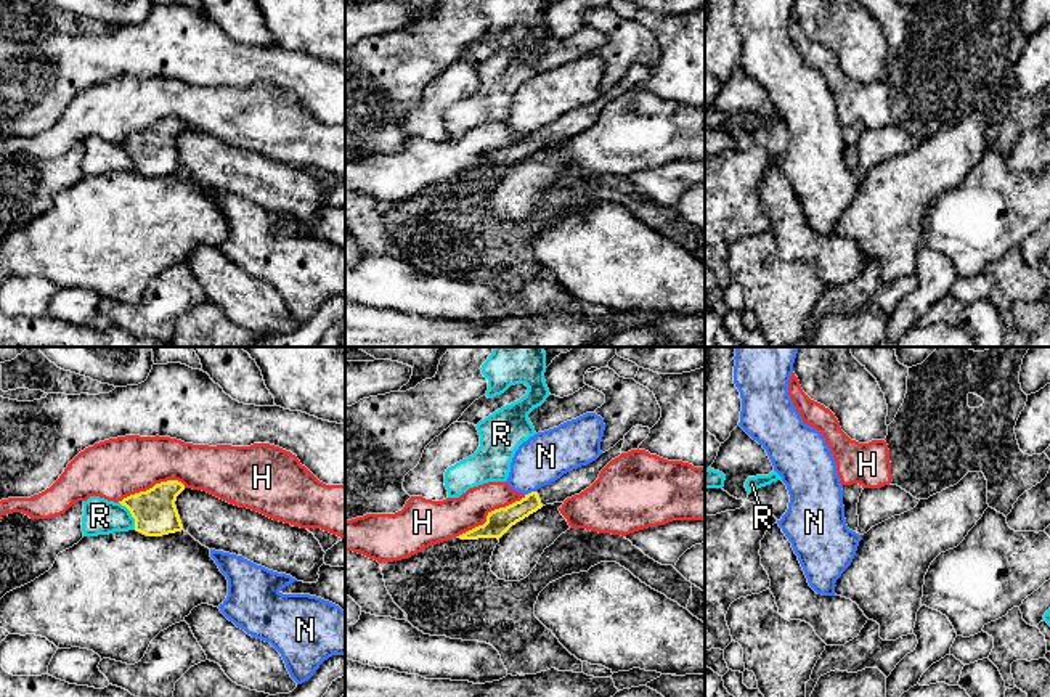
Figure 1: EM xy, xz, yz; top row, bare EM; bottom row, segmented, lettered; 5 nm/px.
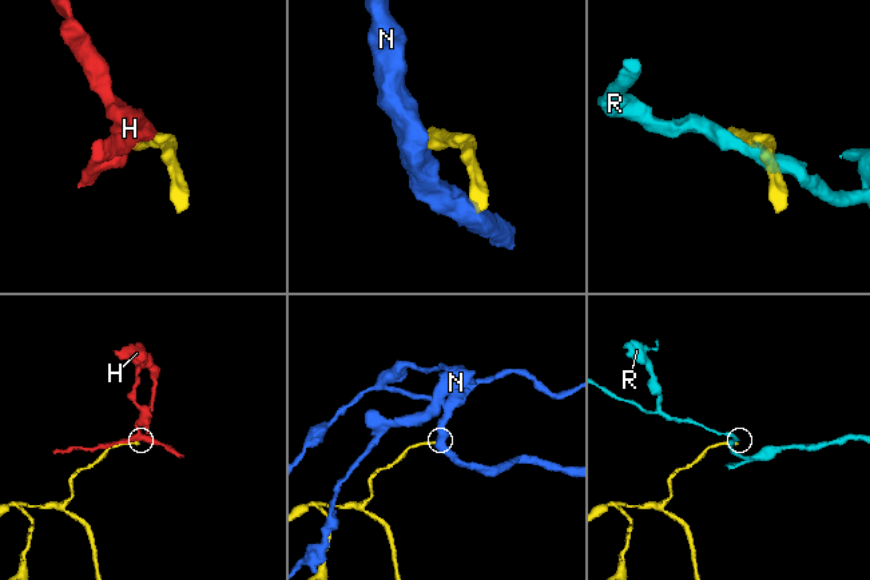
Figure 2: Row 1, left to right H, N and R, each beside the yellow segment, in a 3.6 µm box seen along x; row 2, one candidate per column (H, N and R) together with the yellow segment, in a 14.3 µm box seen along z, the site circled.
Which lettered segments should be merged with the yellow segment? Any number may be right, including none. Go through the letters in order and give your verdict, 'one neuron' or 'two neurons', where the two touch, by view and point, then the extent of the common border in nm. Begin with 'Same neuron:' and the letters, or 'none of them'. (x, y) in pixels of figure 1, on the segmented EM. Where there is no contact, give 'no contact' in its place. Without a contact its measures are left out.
Same neuron: none of them
H: two neurons; contact xz (490, 513); length 400 nm
N: two neurons; contact xz (532, 492); length 60 nm
R: two neurons; contact xy (132, 516); length 170 nm

